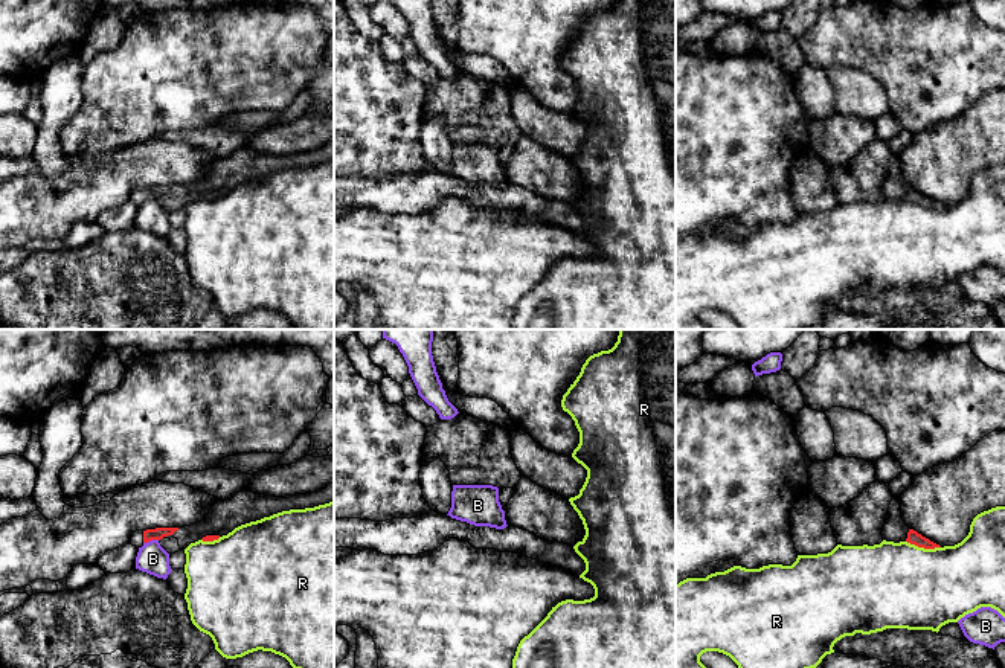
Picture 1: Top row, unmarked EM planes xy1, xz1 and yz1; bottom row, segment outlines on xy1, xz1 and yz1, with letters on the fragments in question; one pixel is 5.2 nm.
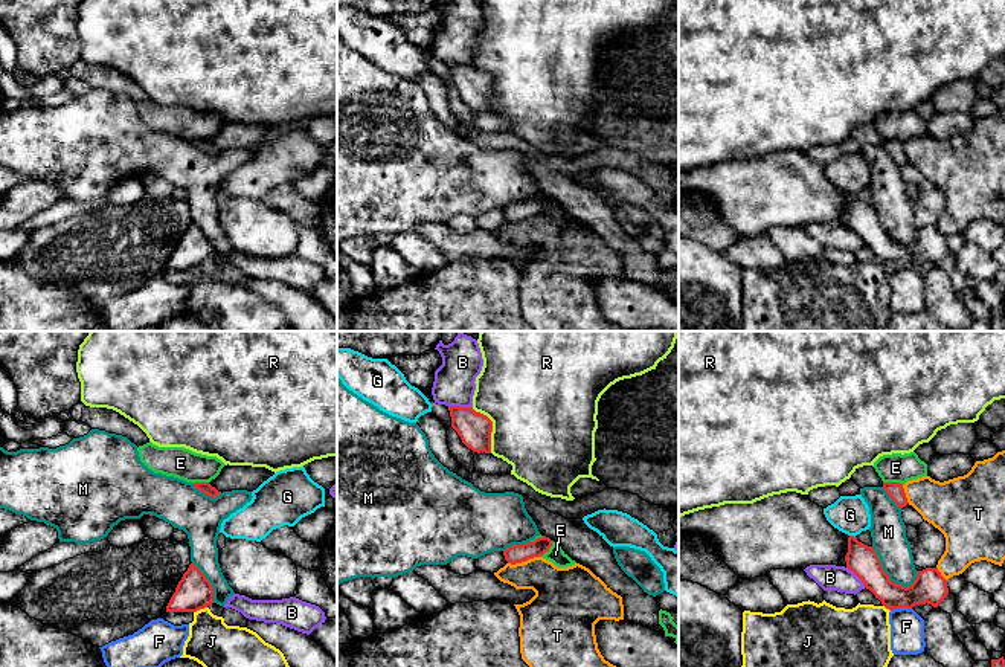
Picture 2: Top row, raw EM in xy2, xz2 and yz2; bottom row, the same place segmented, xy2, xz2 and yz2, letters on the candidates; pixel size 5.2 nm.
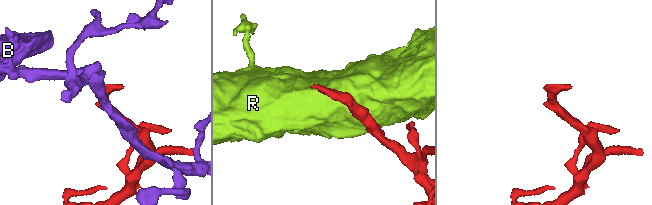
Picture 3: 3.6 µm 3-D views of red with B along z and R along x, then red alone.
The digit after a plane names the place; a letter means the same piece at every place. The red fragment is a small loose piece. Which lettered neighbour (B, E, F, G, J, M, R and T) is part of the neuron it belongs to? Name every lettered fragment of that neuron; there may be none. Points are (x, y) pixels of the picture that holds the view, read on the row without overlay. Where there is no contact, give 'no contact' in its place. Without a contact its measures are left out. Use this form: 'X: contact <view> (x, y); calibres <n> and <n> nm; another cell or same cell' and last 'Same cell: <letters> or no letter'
B: contact xz2 (458, 64); calibres 180 and 220 nm; another cell
E: contact yz2 (894, 141); calibres 90 and 150 nm; another cell
F: contact yz2 (900, 264); calibres 170 and 180 nm; another cell
G: contact yz2 (853, 194); calibres 160 and 200 nm; another cell
J: contact xy2 (200, 266); calibres 190 and 260 nm; another cell
M: contact yz2 (888, 234); calibres 170 and 190 nm; another cell
R: contact xz2 (491, 86); calibres 180 and 500 nm; another cell
T: contact xz2 (523, 219); calibres 100 and 260 nm; another cell
Same cell: no letter

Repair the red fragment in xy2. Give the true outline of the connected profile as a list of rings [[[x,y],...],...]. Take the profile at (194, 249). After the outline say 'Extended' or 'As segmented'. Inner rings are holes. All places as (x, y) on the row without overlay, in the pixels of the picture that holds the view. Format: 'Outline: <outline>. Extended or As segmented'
Outline: [[[191,221],[178,240],[166,270],[197,270],[210,261],[214,261],[214,246],[198,224]]]. As segmented

